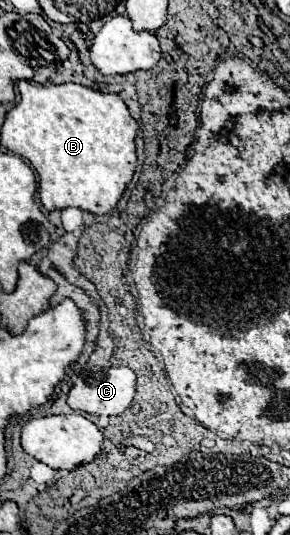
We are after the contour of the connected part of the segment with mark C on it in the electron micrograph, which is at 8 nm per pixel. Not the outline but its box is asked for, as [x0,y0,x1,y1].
[68,366,136,416]

